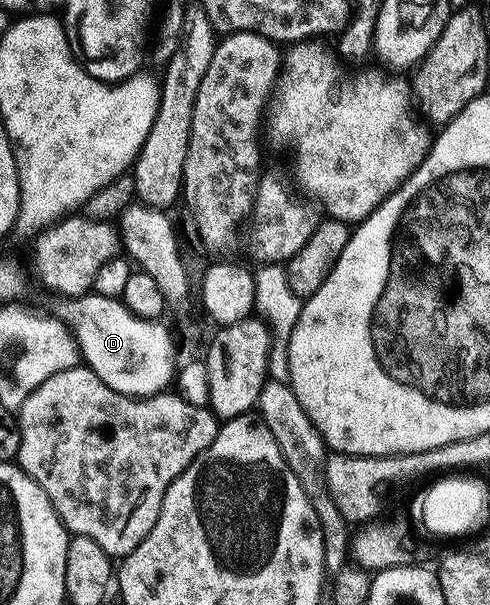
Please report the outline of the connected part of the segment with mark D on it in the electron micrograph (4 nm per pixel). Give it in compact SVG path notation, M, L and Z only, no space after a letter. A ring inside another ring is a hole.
M94 291L83 297L69 297L59 302L59 320L63 321L76 341L83 364L114 391L127 397L153 397L173 384L178 369L176 349L168 329L159 320L151 321L134 315L124 302L103 297Z

